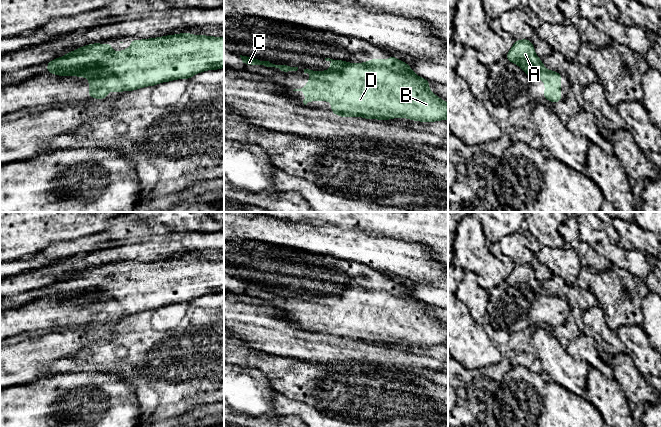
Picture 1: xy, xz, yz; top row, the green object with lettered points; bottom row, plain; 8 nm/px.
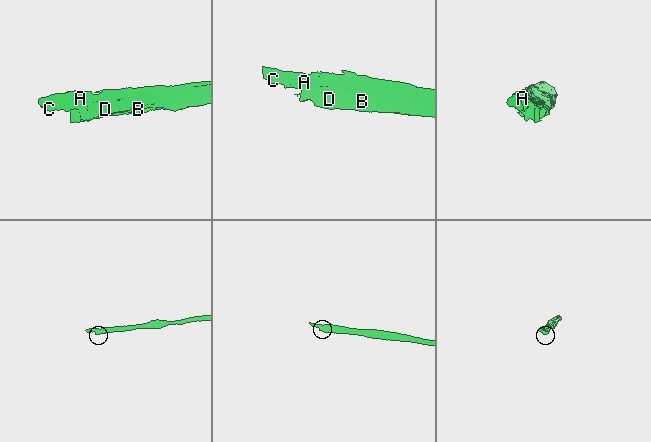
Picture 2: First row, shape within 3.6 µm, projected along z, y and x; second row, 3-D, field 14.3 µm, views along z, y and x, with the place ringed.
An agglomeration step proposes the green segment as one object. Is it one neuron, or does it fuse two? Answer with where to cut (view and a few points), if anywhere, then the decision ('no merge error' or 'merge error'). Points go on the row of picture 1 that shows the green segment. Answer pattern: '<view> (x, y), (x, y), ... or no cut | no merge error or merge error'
no cut | no merge error

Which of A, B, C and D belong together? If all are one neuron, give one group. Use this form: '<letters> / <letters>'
A B C D

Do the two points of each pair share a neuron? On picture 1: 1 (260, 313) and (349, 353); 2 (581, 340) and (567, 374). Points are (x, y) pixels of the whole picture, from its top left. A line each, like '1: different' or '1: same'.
1: same
2: different

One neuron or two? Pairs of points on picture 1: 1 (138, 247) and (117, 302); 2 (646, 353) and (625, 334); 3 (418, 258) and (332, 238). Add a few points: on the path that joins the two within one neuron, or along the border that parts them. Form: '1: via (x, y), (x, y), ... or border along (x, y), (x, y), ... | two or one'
1: border along (145, 261), (142, 263) | two
2: via (643, 346), (632, 334) | one
3: via (397, 256), (353, 246) | one

